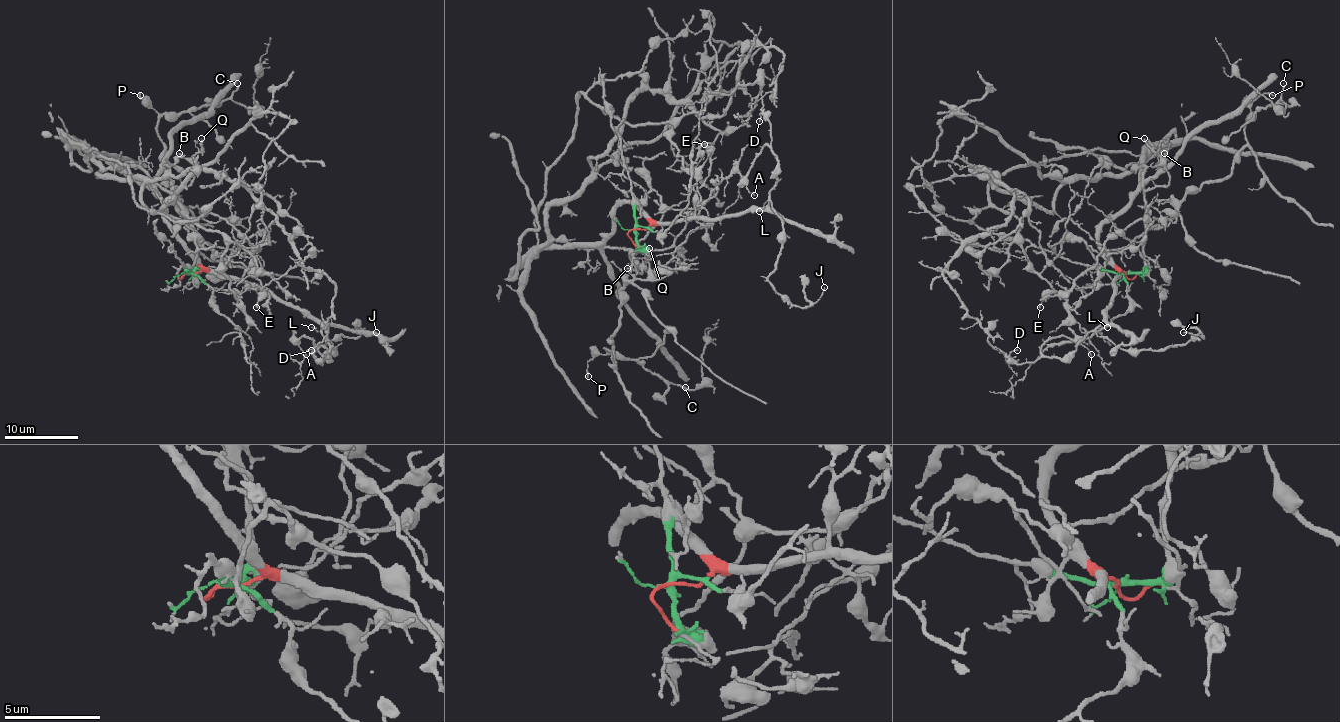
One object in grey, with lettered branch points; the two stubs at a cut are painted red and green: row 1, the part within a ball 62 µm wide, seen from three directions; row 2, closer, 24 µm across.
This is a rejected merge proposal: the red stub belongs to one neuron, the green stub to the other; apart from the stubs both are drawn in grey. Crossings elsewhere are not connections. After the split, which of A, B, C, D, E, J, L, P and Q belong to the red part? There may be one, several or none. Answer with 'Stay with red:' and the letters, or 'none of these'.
Stay with red: A, D, E, J, L

